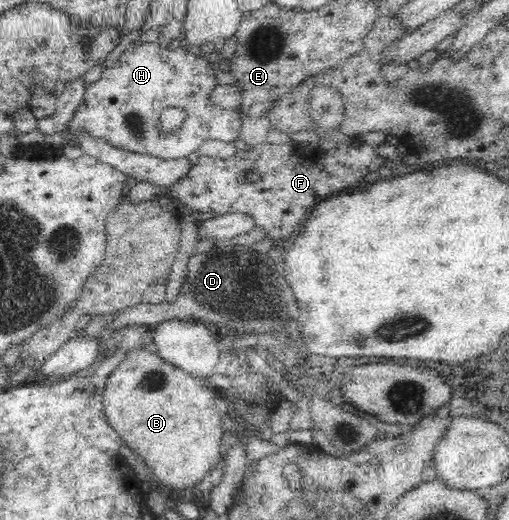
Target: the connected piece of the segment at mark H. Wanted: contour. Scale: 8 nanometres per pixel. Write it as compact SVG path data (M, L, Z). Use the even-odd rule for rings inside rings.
M157 42L132 44L120 54L120 58L110 68L102 71L100 80L86 86L79 108L67 124L67 129L71 132L69 136L87 132L90 136L103 138L112 146L123 148L128 152L149 154L164 160L187 158L189 154L199 150L199 146L206 140L236 142L240 139L242 116L238 111L222 109L210 101L209 94L216 85L218 84L214 79L210 62L204 60L200 52L194 53L192 48L185 44L177 44L171 48L162 48ZM171 107L186 110L186 120L180 129L166 138L160 136L160 114Z

